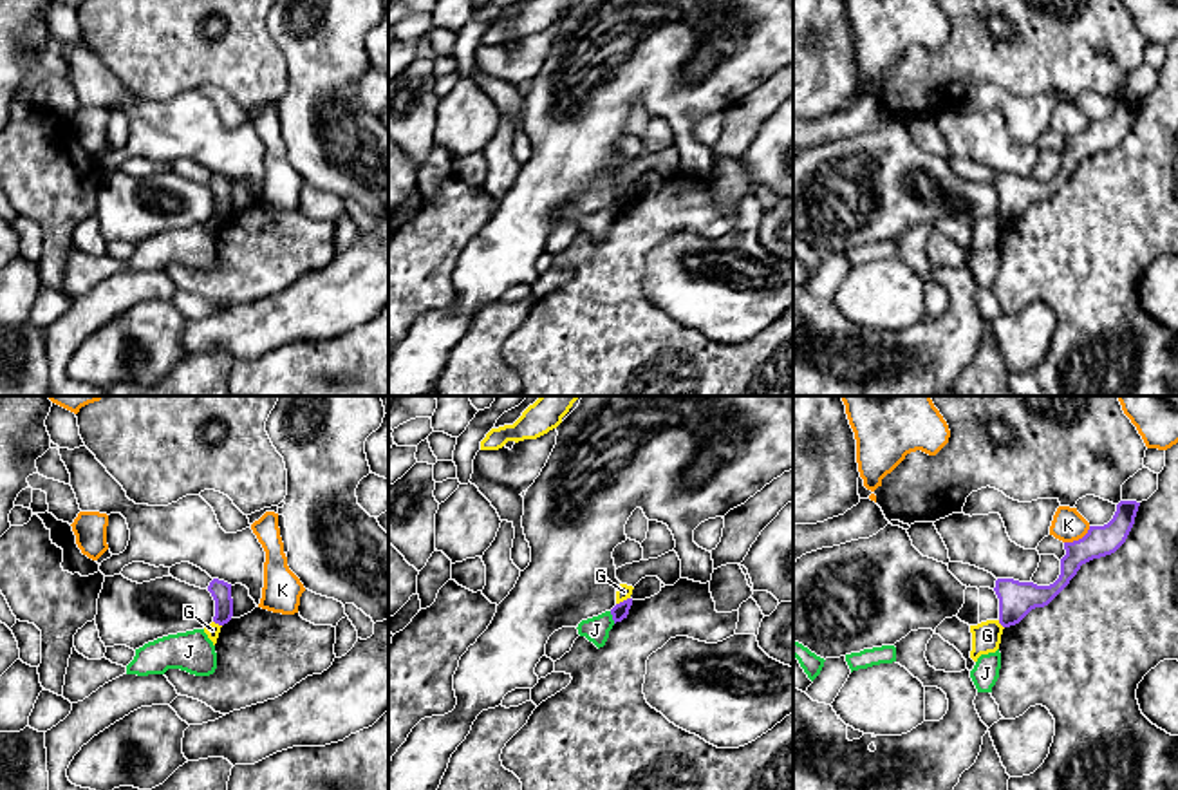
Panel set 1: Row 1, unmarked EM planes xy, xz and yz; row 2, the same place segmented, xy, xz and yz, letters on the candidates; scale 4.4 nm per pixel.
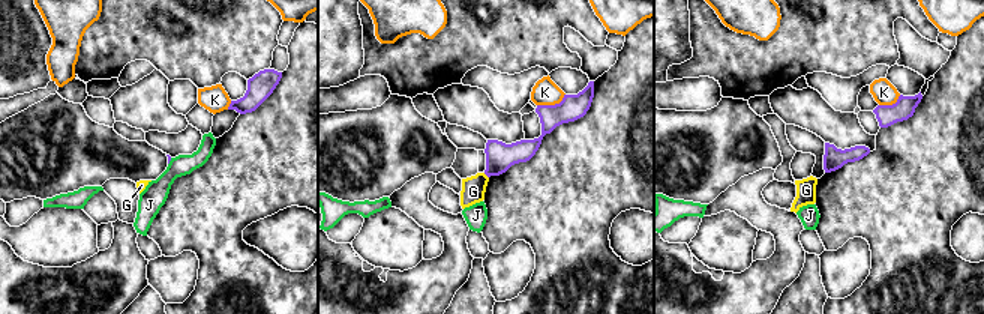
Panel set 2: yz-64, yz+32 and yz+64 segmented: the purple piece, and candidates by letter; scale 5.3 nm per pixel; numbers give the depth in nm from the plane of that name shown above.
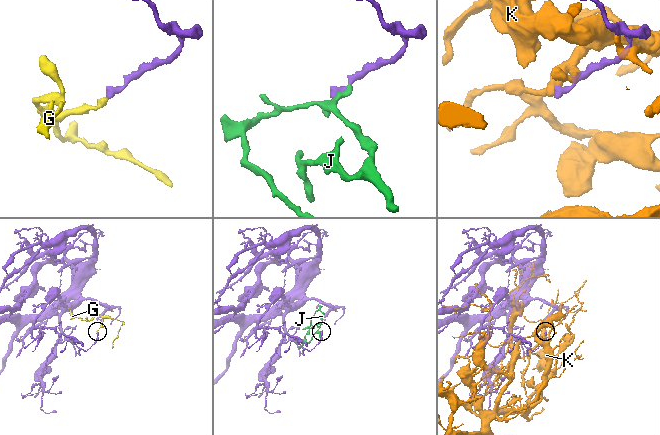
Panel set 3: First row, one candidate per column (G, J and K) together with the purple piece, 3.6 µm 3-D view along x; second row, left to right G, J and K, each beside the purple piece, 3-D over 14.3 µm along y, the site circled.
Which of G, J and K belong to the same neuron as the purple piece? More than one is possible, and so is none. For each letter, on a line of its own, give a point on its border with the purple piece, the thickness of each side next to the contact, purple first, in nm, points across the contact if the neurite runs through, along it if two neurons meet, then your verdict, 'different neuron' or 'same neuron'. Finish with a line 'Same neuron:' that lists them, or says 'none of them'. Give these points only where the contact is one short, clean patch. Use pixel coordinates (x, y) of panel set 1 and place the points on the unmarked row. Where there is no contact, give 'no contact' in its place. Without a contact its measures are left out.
G: meets purple in xz at (624, 196); 70 nm thick on the purple side, 70 nm on the other; border along xz (629, 192), (617, 199); different neuron
J: meets purple in xz at (613, 212); 70 nm thick on the purple side, 110 nm on the other; border along xz (609, 206), (615, 217); different neuron
K: meets purple in yz at (1079, 134); 140 nm thick on the purple side, 150 nm on the other; different neuron
Same neuron: none of them

